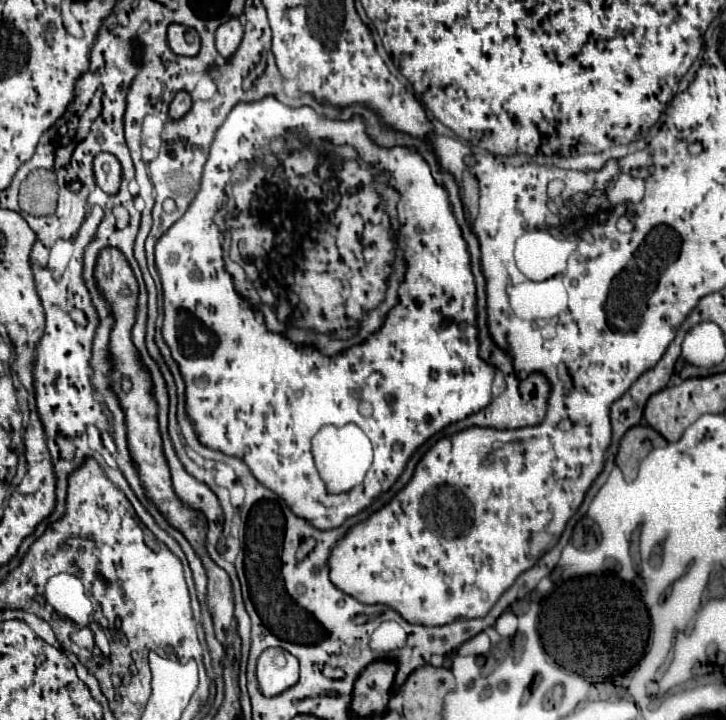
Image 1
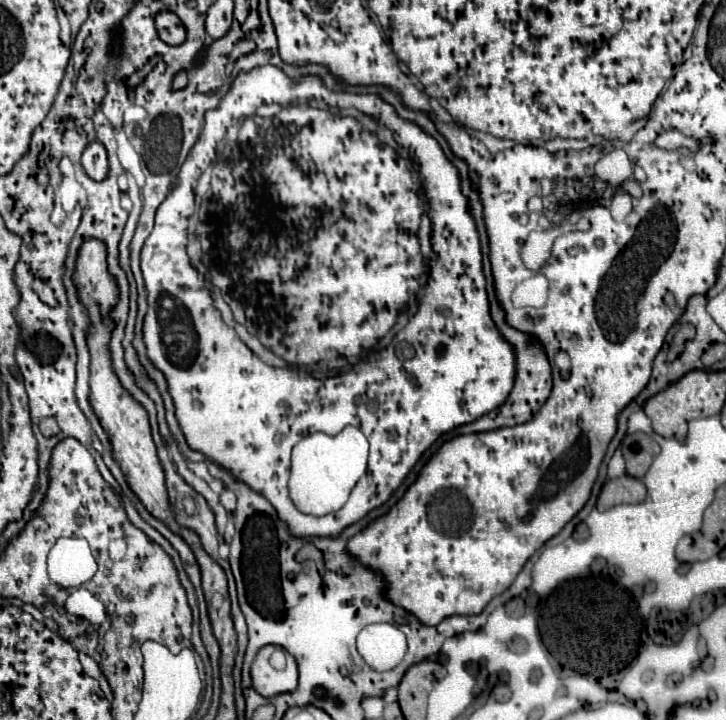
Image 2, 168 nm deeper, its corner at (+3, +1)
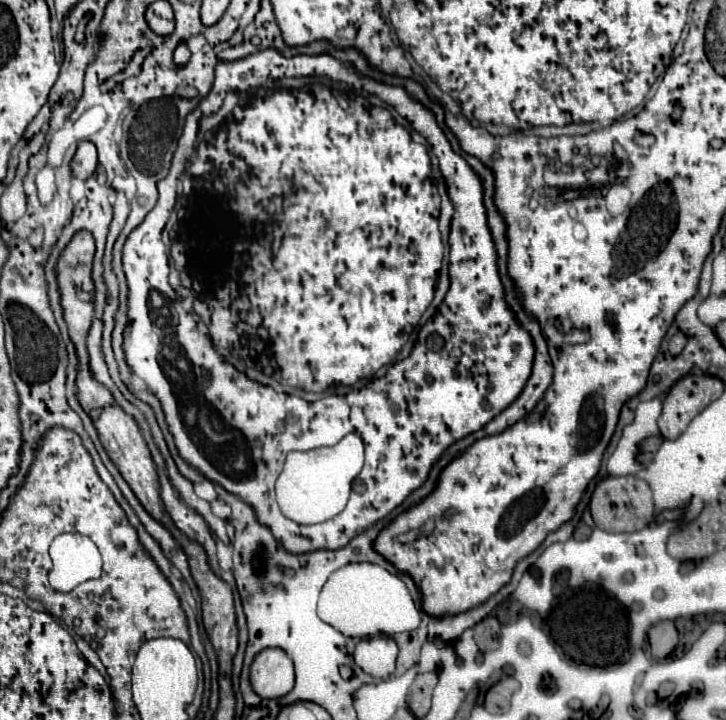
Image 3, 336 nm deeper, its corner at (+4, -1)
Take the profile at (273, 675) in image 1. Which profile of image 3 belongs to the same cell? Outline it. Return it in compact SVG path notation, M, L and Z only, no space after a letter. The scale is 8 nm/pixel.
M263 649L251 665L253 691L263 699L277 699L287 695L295 685L293 661L283 649Z

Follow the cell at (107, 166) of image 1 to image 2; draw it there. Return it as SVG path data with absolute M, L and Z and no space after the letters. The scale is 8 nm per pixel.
M90 143L84 149L82 167L94 181L104 181L108 177L108 155L102 143Z

